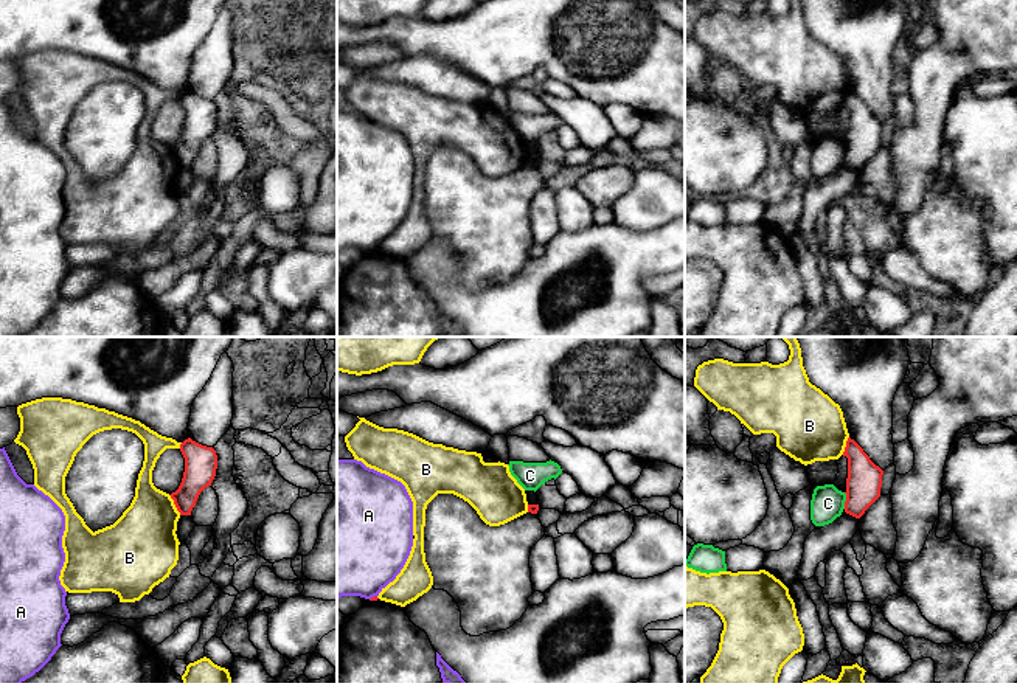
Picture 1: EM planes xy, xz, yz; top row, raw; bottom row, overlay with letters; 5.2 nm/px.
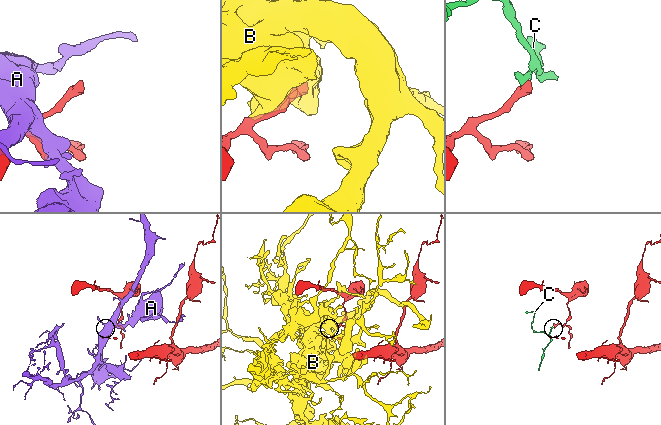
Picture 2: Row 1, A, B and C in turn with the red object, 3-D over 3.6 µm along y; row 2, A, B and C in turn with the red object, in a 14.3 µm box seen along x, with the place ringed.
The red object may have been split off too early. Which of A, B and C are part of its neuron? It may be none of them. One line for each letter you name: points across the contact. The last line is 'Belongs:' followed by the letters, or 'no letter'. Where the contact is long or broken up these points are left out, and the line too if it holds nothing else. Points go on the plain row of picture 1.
Belongs: no letter

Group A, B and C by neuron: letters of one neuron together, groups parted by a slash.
A / B / C

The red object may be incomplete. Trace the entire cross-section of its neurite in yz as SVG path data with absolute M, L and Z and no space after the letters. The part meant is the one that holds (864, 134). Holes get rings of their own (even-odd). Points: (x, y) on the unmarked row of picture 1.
M851 90L846 93L843 109L848 110L845 165L860 171L880 149L883 123Z

